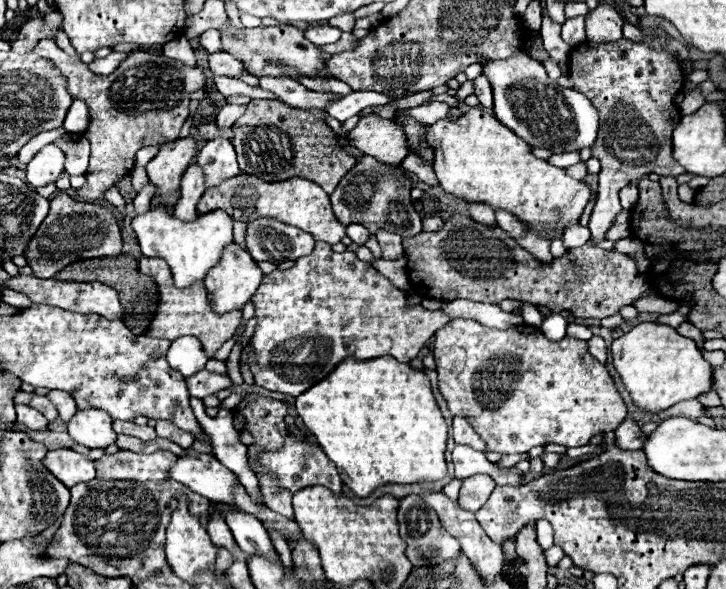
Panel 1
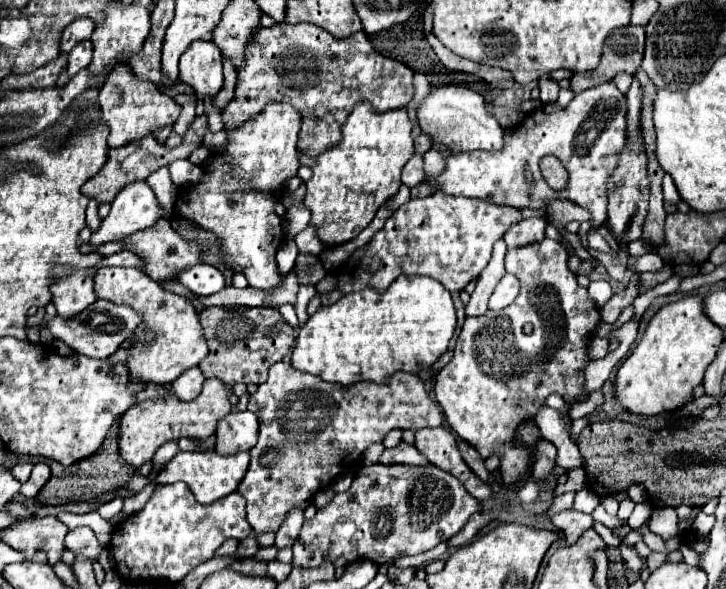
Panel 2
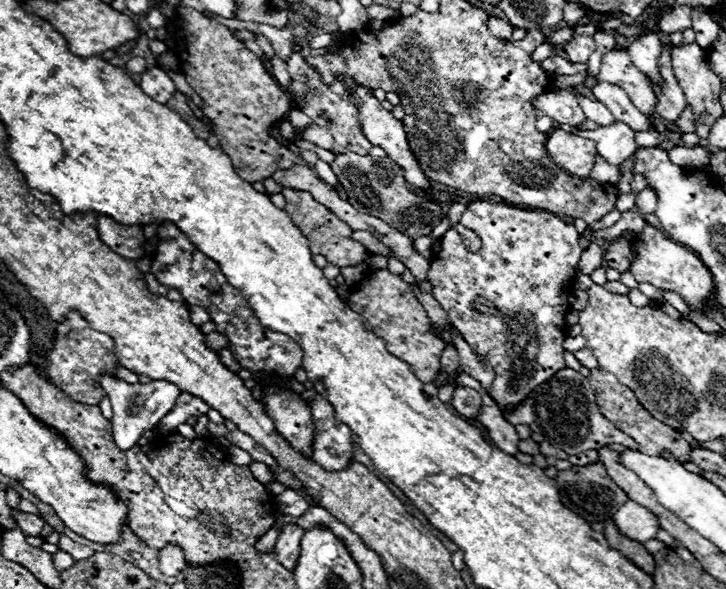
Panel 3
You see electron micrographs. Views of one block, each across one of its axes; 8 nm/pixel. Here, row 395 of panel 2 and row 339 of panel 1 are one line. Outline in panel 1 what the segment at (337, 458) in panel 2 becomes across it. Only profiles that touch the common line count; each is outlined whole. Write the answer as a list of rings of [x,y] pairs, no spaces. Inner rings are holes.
[[[316,242],[310,256],[302,256],[290,270],[276,270],[262,278],[262,284],[252,296],[258,328],[252,336],[252,352],[248,356],[256,386],[298,396],[322,378],[326,378],[342,356],[370,360],[378,356],[394,356],[400,362],[410,362],[424,348],[426,340],[438,328],[444,328],[450,318],[442,310],[426,310],[424,306],[408,306],[406,292],[396,288],[370,262],[362,262],[354,251],[337,253],[330,244]]]

